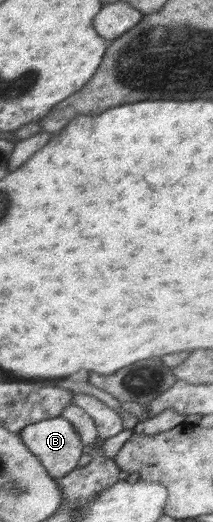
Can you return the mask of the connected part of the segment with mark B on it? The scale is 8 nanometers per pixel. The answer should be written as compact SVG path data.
M62 416L43 419L24 427L19 436L52 478L62 478L78 467L83 443L68 419Z

